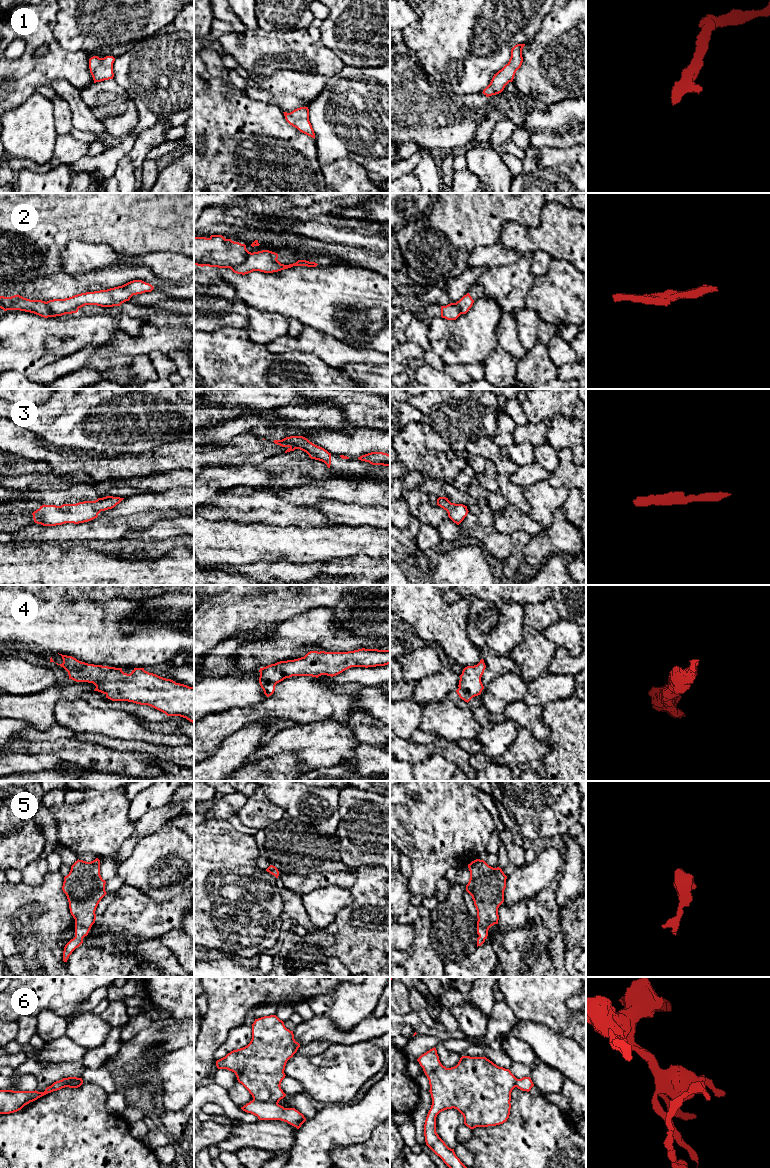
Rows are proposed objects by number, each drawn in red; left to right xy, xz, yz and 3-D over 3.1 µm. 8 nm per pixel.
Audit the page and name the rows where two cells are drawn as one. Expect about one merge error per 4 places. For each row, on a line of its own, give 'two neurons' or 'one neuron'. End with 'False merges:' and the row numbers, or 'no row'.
1: one neuron
2: two neurons
3: one neuron
4: one neuron
5: one neuron
6: two neurons
False merges: 2, 6

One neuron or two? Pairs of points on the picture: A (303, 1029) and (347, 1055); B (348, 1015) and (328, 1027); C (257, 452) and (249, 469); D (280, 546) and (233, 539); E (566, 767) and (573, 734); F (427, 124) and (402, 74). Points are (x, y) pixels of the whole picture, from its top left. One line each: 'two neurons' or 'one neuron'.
A: two neurons
B: two neurons
C: two neurons
D: one neuron
E: one neuron
F: one neuron

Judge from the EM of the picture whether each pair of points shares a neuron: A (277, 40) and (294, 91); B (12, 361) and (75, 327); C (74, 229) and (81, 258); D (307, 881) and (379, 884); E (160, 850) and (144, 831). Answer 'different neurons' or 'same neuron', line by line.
A: same neuron
B: same neuron
C: different neurons
D: different neurons
E: different neurons

